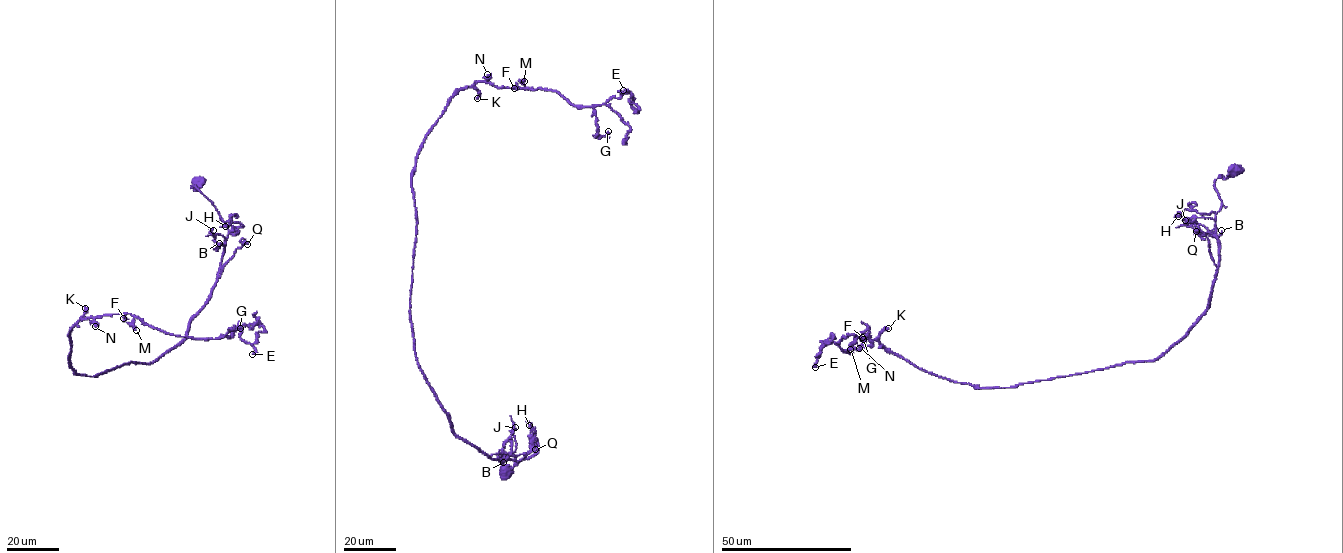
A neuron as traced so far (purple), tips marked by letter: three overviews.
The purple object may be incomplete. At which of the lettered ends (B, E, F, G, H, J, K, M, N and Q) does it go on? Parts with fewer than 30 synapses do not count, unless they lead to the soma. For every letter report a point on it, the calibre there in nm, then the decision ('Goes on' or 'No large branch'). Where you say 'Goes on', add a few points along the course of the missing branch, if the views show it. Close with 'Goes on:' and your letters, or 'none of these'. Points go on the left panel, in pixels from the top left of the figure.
B: Place: (219, 243). Thickness 100 nm. No large branch
E: Place: (252, 354). Thickness 480 nm. No large branch
F: Place: (123, 318). Thickness 360 nm. No large branch
G: Place: (240, 328). Thickness 380 nm. No large branch
H: Place: (225, 226). Thickness 220 nm. No large branch
J: Place: (213, 230). Thickness 240 nm. No large branch
K: Place: (85, 308). Thickness 360 nm. Goes on. Course of what is missing: (85, 308), (112, 312), (106, 302), (112, 278), (141, 236), (123, 146), (133, 150), (131, 157)
M: Place: (136, 330). Thickness 550 nm. No large branch
N: Place: (95, 326). Thickness 550 nm. No large branch
Q: Place: (247, 244). Thickness 150 nm. No large branch
Goes on: K

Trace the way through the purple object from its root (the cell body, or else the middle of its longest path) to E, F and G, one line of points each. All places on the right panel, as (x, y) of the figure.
E: (1234, 170), (1214, 184), (1207, 309), (1156, 359), (976, 388), (859, 332), (851, 353), (823, 345), (815, 367)
F: (1234, 170), (1214, 184), (1222, 206), (1215, 223), (1219, 257), (1207, 309), (1156, 359), (976, 388), (862, 337)
G: (1234, 170), (1214, 184), (1207, 309), (1156, 359), (976, 388), (864, 333), (846, 352), (863, 339)

